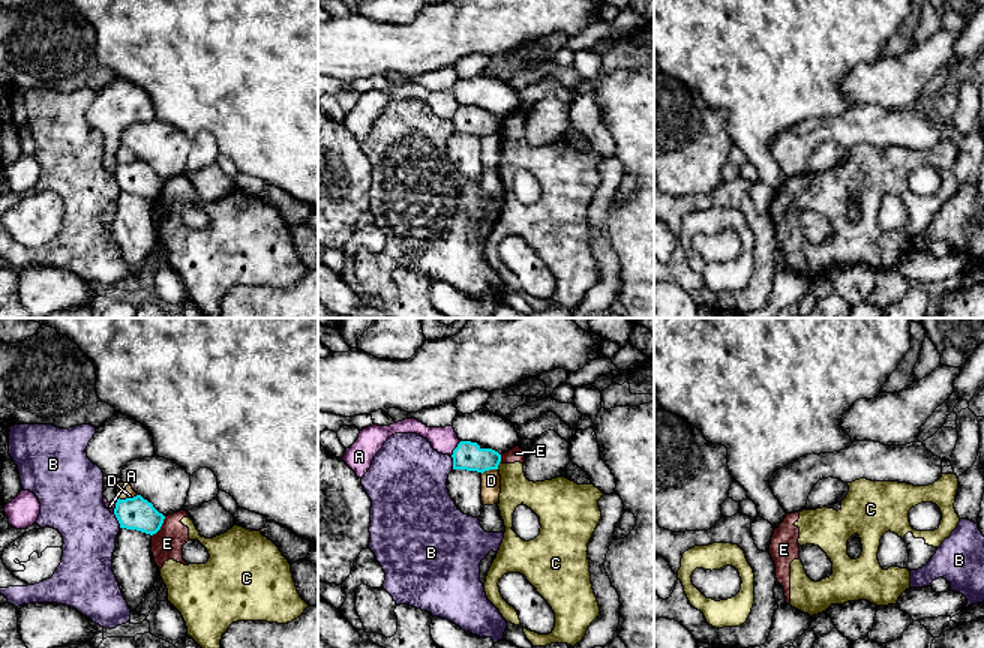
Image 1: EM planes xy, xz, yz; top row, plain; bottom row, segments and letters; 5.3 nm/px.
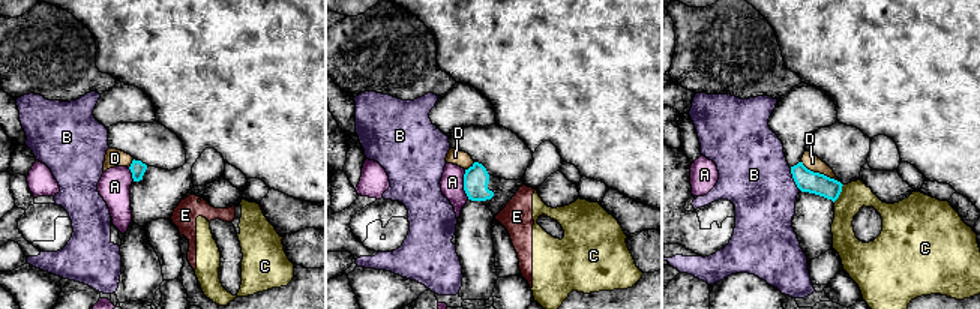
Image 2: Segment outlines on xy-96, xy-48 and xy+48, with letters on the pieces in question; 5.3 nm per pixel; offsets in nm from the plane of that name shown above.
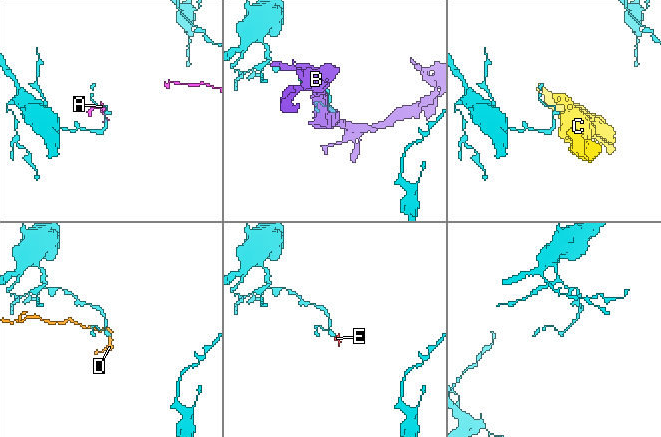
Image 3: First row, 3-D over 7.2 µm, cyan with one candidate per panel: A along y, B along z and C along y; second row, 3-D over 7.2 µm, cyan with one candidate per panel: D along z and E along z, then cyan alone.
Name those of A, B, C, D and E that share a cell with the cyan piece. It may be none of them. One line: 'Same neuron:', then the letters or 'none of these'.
Same neuron: none of these

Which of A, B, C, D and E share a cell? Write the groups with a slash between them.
A / B / C E / D

